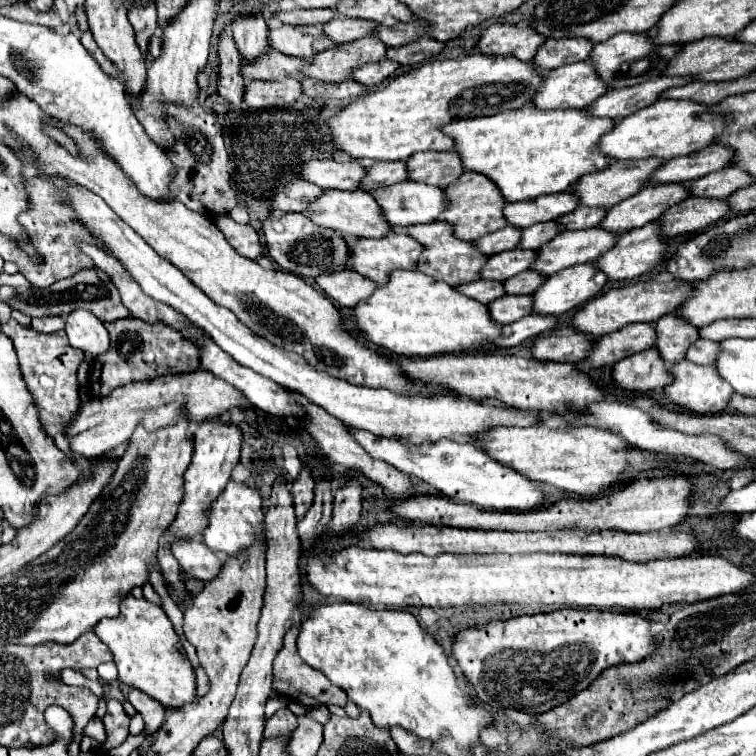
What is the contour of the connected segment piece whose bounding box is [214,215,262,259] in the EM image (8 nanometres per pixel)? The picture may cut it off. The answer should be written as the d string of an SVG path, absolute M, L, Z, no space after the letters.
M222 215L222 217L214 219L214 225L218 225L218 229L226 237L226 241L238 253L242 253L242 257L248 257L248 259L260 257L260 253L262 253L260 237L258 237L258 233L250 225L240 225L232 217L228 217L228 215Z

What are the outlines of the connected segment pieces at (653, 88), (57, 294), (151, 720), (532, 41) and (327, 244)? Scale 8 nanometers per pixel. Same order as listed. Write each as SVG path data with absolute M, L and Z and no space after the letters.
M656 77L648 79L640 85L624 87L624 89L608 89L602 97L598 97L594 103L586 107L590 115L598 117L608 117L614 121L624 119L626 115L652 105L666 89L676 87L676 85L686 85L690 77Z
M82 269L70 279L62 279L46 289L18 289L18 293L6 301L12 309L34 317L50 317L50 315L68 315L76 309L86 309L94 313L100 321L116 321L122 317L128 317L130 311L122 305L118 289L110 281L100 281L96 275L96 269Z
M132 689L132 691L130 691L128 701L130 701L130 703L134 705L134 709L142 715L142 719L144 719L144 731L146 731L148 735L152 735L152 733L162 725L166 713L168 713L166 707L162 707L158 701L154 701L152 697L144 695L144 693L138 691L138 689Z
M496 23L482 31L474 51L482 55L514 55L520 61L530 61L536 53L536 49L546 41L546 37L538 35L530 27L516 27L516 25L504 25Z
M284 213L280 217L268 217L262 225L268 255L280 265L282 271L290 271L302 277L316 277L324 271L336 271L346 267L348 249L338 231L318 227L302 213Z

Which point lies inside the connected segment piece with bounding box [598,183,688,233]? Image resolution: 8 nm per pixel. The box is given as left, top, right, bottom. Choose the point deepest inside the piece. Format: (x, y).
(647, 205)

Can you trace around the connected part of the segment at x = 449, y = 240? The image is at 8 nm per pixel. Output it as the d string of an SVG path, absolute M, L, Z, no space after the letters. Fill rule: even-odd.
M434 221L434 223L426 223L426 225L414 225L414 227L408 227L408 233L410 233L418 243L422 243L422 247L424 247L422 259L418 261L418 271L430 275L432 279L444 281L444 283L448 283L448 285L452 285L452 287L480 279L480 277L478 277L478 271L480 271L480 269L484 267L484 263L488 261L486 255L478 253L472 243L456 239L454 233L452 233L452 227L450 227L448 223Z

